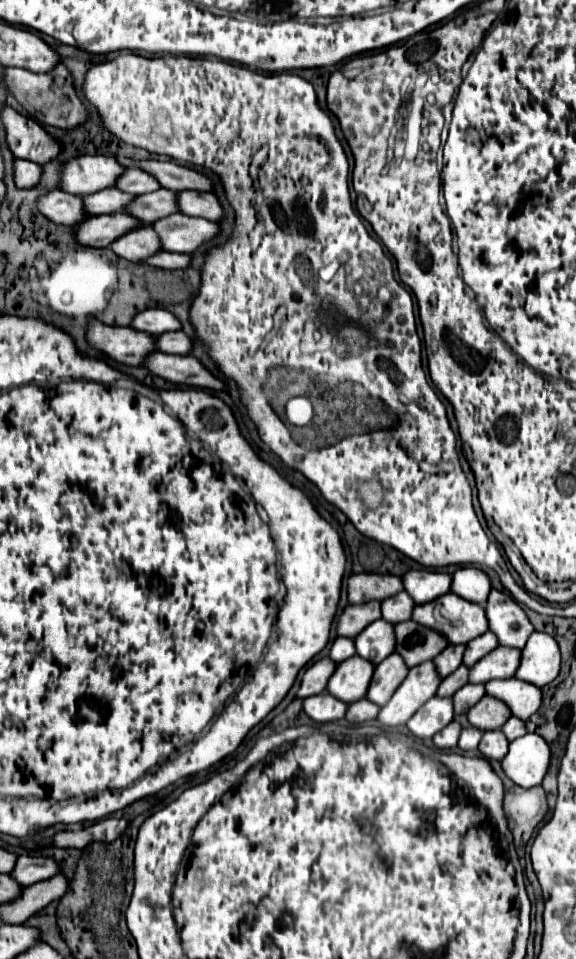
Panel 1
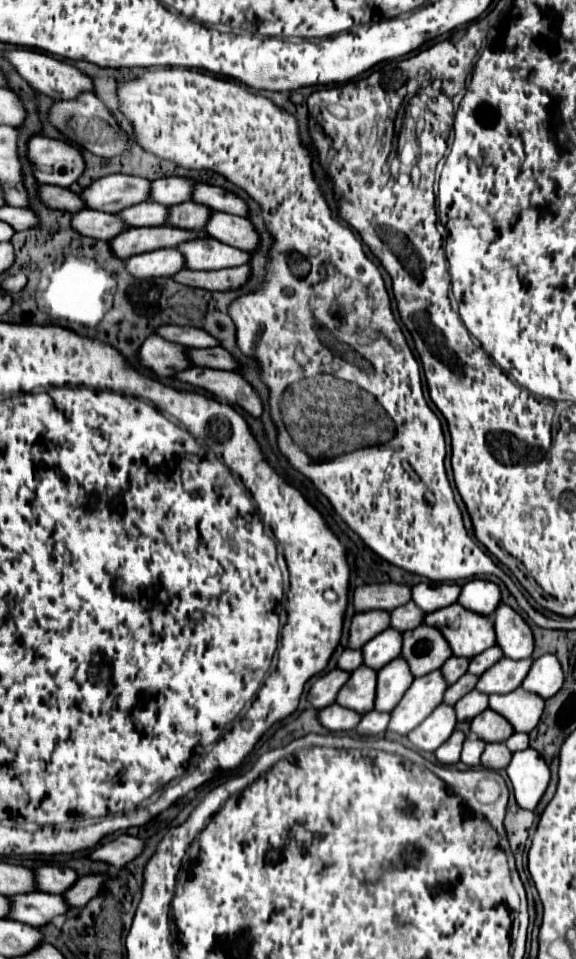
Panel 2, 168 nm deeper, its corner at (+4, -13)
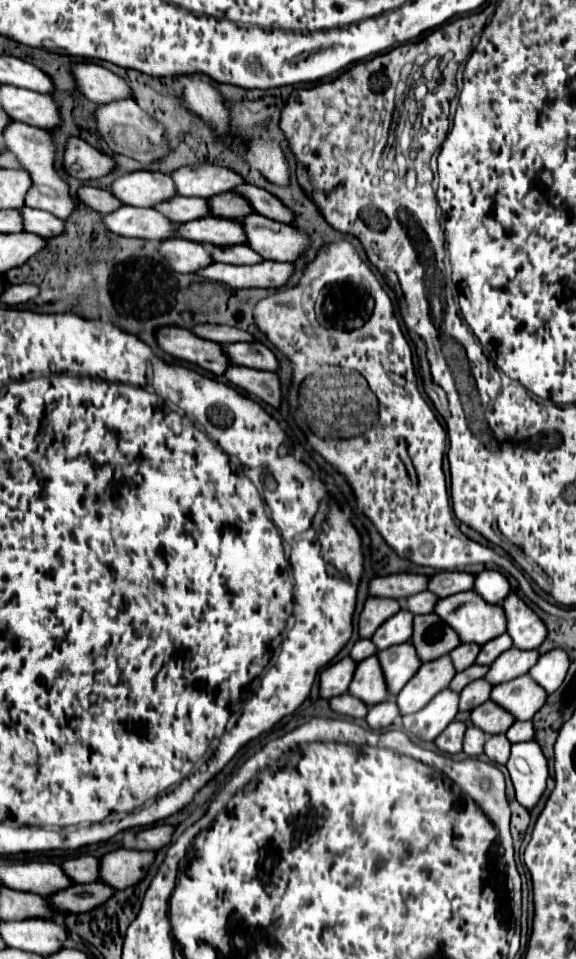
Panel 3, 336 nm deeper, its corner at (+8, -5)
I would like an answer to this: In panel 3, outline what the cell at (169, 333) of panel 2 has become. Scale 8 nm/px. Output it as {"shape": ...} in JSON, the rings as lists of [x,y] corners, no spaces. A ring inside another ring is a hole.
{"shape":[[[200,324],[194,326],[190,330],[192,334],[196,334],[198,338],[206,338],[218,344],[230,344],[230,342],[248,342],[254,340],[248,332],[238,330],[238,328],[230,328],[230,326],[214,326],[214,324]]]}

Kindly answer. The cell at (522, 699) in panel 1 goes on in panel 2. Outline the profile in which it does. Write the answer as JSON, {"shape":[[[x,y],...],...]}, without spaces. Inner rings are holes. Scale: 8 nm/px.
{"shape":[[[518,688],[510,694],[492,694],[490,708],[502,714],[516,732],[530,732],[544,710],[544,700],[538,694]]]}

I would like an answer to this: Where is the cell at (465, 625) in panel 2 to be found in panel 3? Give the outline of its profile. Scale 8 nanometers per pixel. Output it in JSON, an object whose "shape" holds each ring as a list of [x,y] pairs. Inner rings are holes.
{"shape":[[[458,592],[440,598],[434,608],[440,618],[454,628],[460,642],[486,644],[488,640],[504,634],[504,610],[484,602],[476,592]]]}

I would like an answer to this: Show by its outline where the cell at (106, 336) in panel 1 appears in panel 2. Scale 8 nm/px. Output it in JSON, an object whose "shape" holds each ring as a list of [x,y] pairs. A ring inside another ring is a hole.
{"shape":[[[152,334],[140,348],[140,360],[158,378],[170,378],[180,370],[192,368],[188,362],[188,348],[176,342],[168,342],[158,334]]]}

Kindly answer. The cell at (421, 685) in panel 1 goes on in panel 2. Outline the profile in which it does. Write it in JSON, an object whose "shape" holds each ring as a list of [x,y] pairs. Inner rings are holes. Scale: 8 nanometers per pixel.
{"shape":[[[440,670],[414,678],[412,686],[408,688],[400,704],[392,710],[388,730],[396,734],[408,734],[434,712],[434,708],[442,702],[446,688],[448,682],[444,680]]]}

